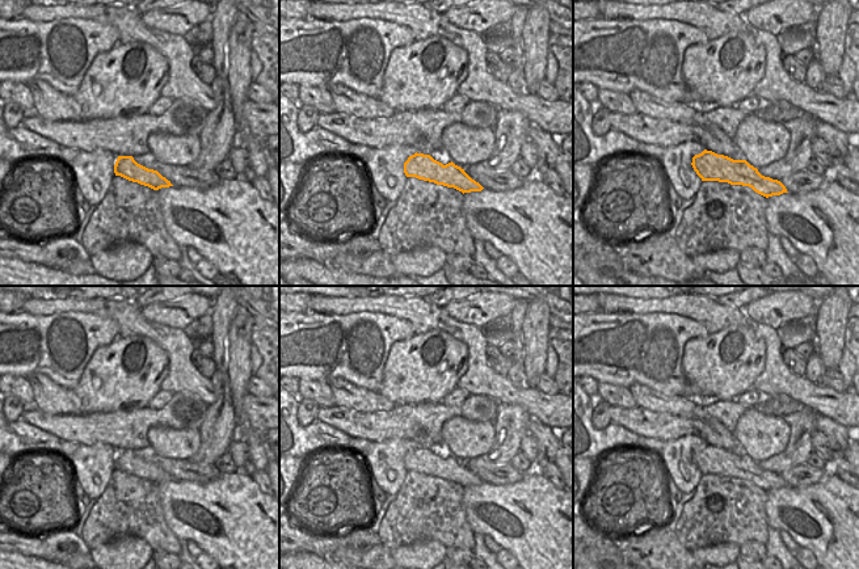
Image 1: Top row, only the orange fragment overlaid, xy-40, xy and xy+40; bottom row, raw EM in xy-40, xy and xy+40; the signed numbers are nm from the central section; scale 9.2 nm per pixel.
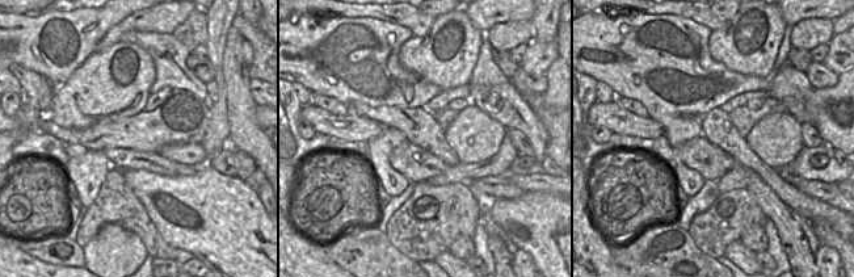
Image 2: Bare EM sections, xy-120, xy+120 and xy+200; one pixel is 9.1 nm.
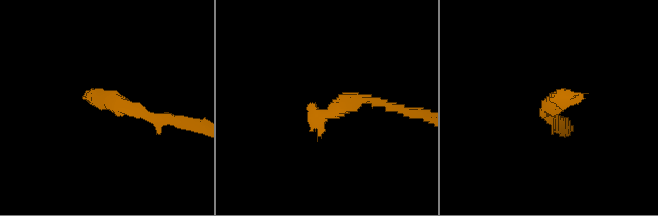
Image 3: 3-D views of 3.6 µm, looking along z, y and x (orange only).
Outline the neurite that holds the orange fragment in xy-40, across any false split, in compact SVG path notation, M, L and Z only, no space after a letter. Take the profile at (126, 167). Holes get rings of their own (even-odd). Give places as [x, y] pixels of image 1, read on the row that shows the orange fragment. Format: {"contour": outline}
{"contour": "M118 156L114 165L114 173L115 176L121 176L153 190L173 186L170 181L163 177L157 170L138 164L132 156Z"}

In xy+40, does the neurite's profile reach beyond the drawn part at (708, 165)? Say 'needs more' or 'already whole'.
already whole

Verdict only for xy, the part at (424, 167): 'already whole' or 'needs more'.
already whole

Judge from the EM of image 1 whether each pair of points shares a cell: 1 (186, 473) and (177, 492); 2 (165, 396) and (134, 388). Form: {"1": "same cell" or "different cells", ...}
{"1": "different cells", "2": "different cells"}

